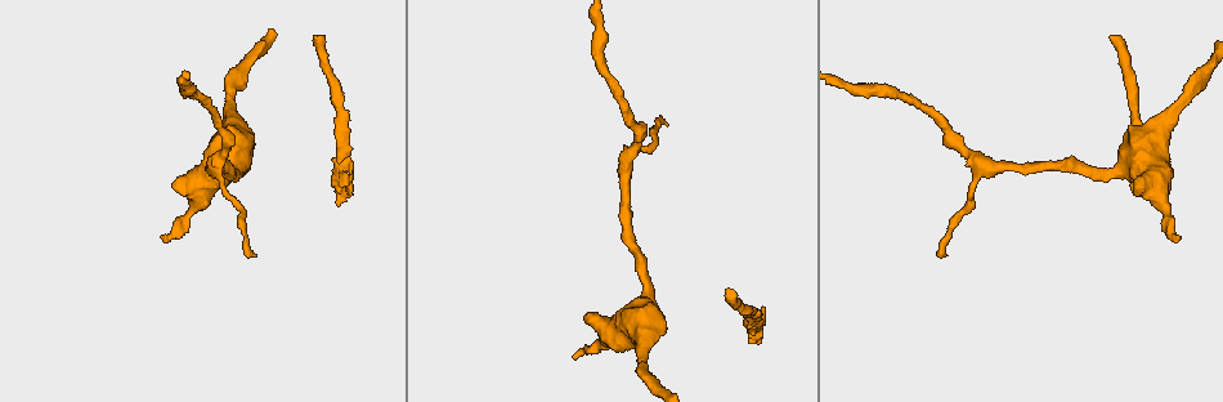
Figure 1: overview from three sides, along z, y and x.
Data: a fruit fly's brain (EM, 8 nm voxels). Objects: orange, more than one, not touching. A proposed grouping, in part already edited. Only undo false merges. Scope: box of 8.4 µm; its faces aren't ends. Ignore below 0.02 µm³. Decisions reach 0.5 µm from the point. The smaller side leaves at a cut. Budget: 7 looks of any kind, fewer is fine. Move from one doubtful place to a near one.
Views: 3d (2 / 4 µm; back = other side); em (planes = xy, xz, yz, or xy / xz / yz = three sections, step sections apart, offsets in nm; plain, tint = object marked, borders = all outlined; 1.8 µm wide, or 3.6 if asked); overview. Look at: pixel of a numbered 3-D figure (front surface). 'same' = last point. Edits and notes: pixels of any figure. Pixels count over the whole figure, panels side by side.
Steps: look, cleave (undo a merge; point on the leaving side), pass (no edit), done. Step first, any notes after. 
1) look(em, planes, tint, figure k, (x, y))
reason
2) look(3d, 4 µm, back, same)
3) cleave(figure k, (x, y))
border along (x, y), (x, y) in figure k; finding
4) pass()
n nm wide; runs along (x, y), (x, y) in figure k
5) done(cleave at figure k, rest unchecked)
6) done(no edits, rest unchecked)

look(em, planes, tint, figure 1, (984, 163))
narrows sharply

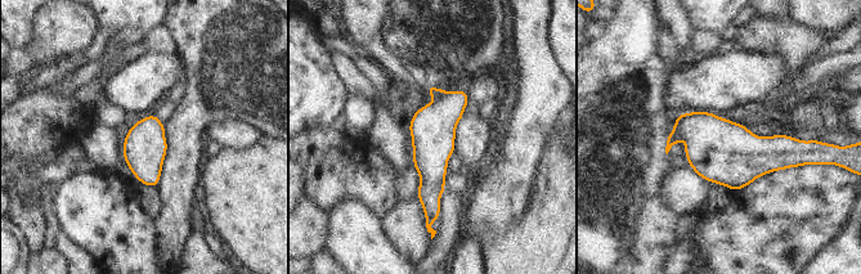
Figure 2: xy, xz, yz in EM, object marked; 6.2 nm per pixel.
pass()
continuous, no second neuron

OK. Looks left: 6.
look(em, 3.6 µm, yz, step 8, plain, figure 1, (1158, 198))
branch point

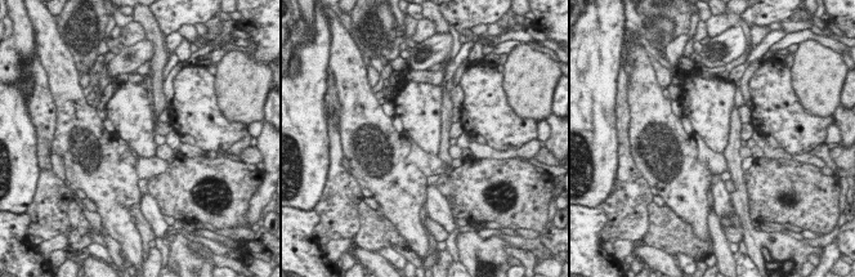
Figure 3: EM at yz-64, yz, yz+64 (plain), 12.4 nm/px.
look(em, 3.6 µm, yz, step 8, tint, same)
with the object marked

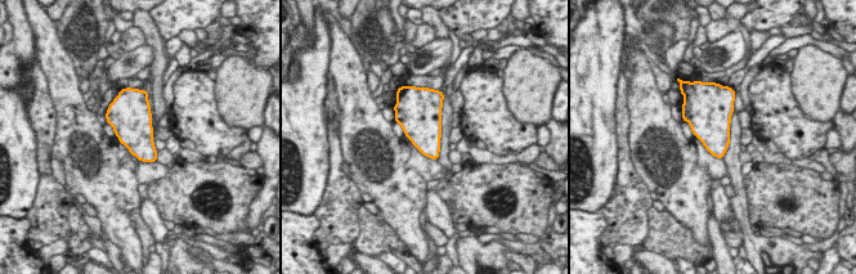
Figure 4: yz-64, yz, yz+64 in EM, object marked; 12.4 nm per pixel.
pass()
one neuron here

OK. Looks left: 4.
look(3d, 4 µm, figure 1, (641, 349))
sudden change in width

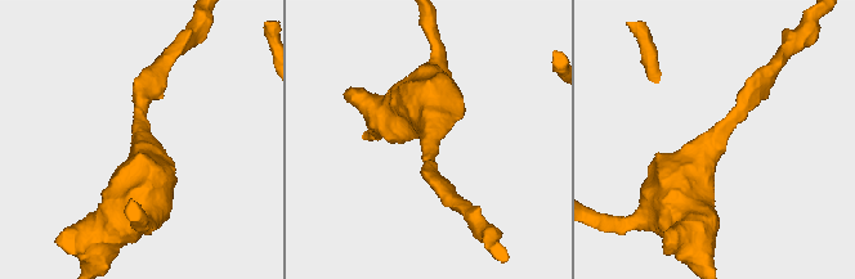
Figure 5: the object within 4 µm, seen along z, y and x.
look(em, 3.6 µm, planes, tint, figure 5, (144, 142))
arms of 220, 700 nm

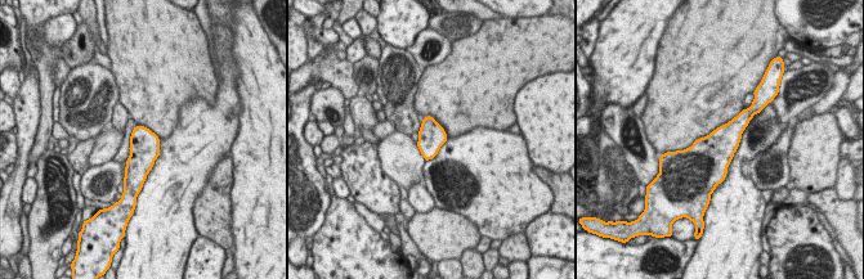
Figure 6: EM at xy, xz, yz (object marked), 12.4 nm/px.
pass()
continuous, no second neuron

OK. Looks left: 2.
done(no edits, rest unchecked)

